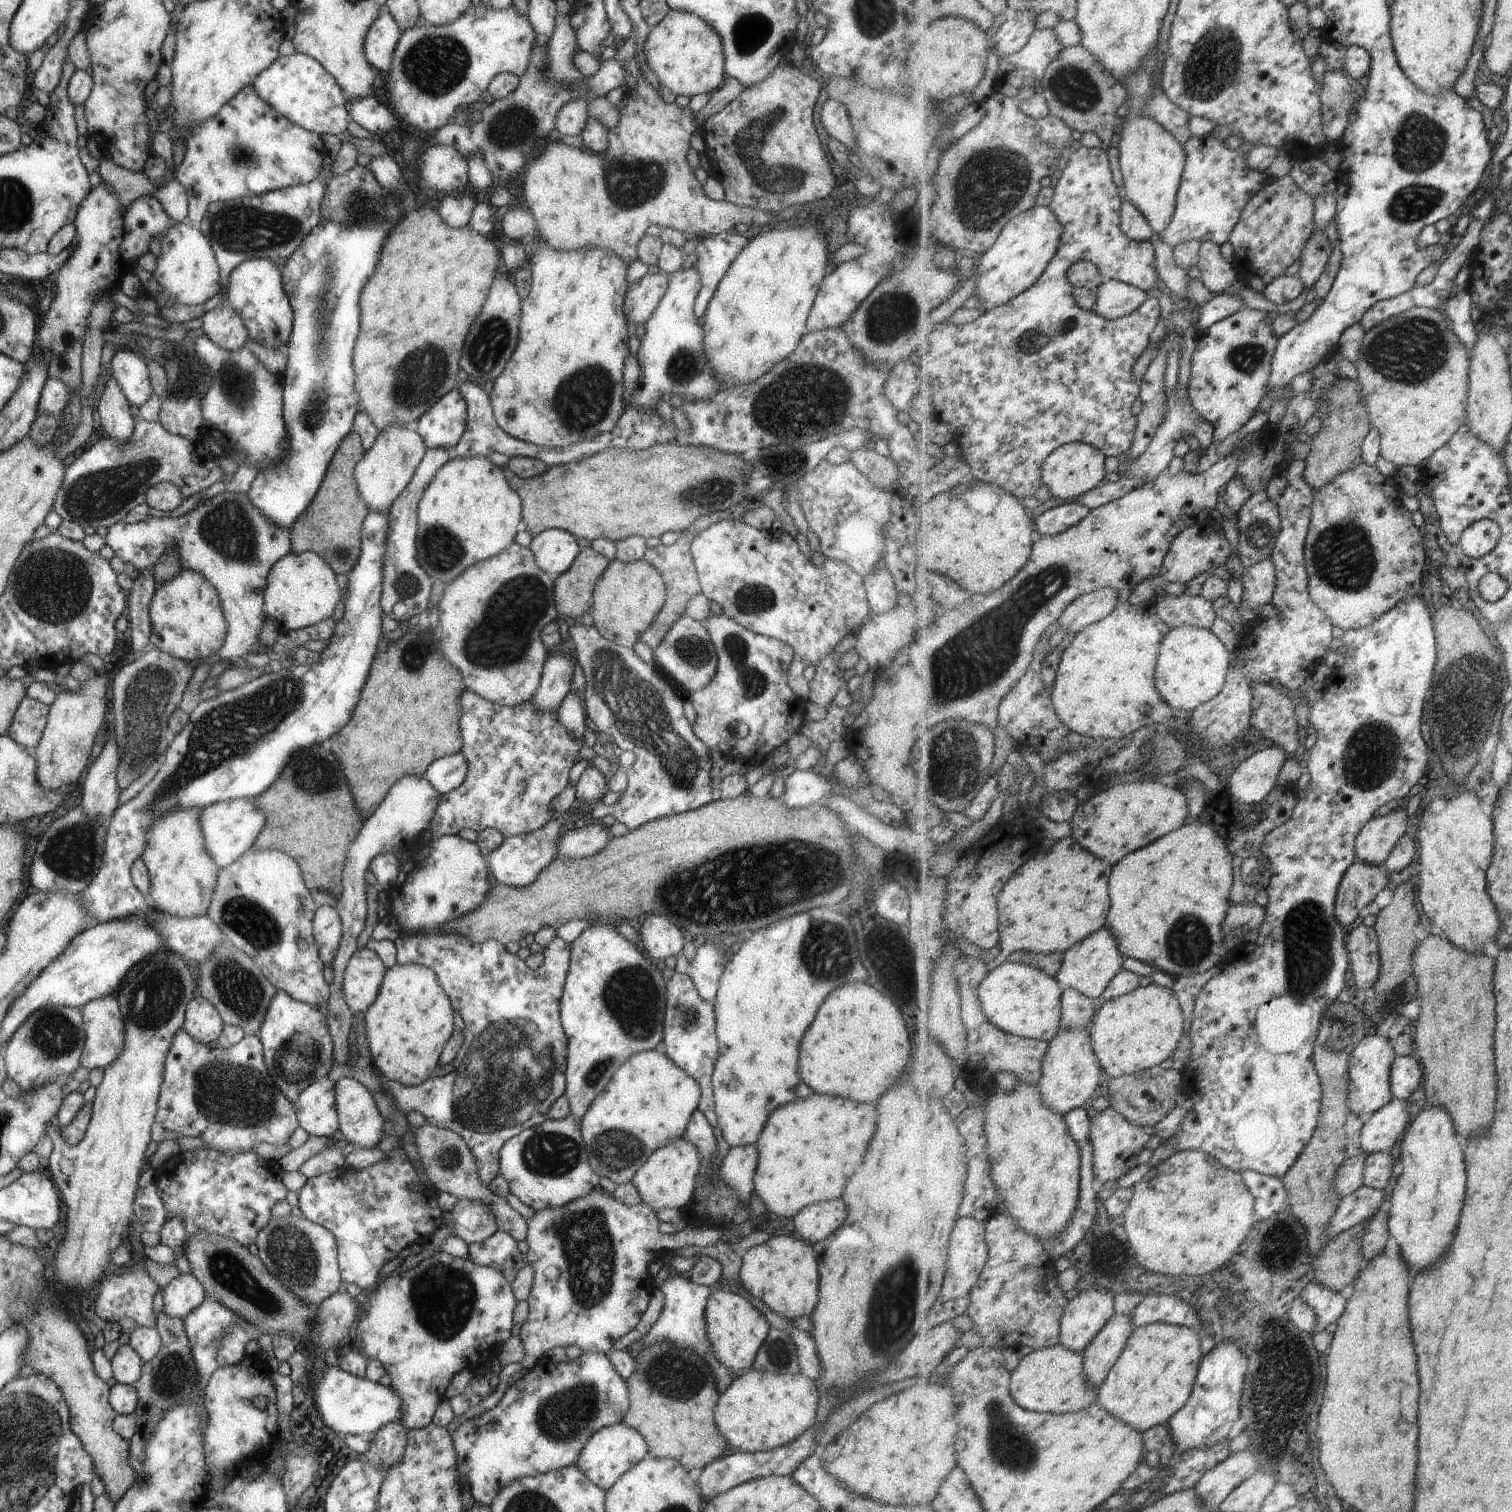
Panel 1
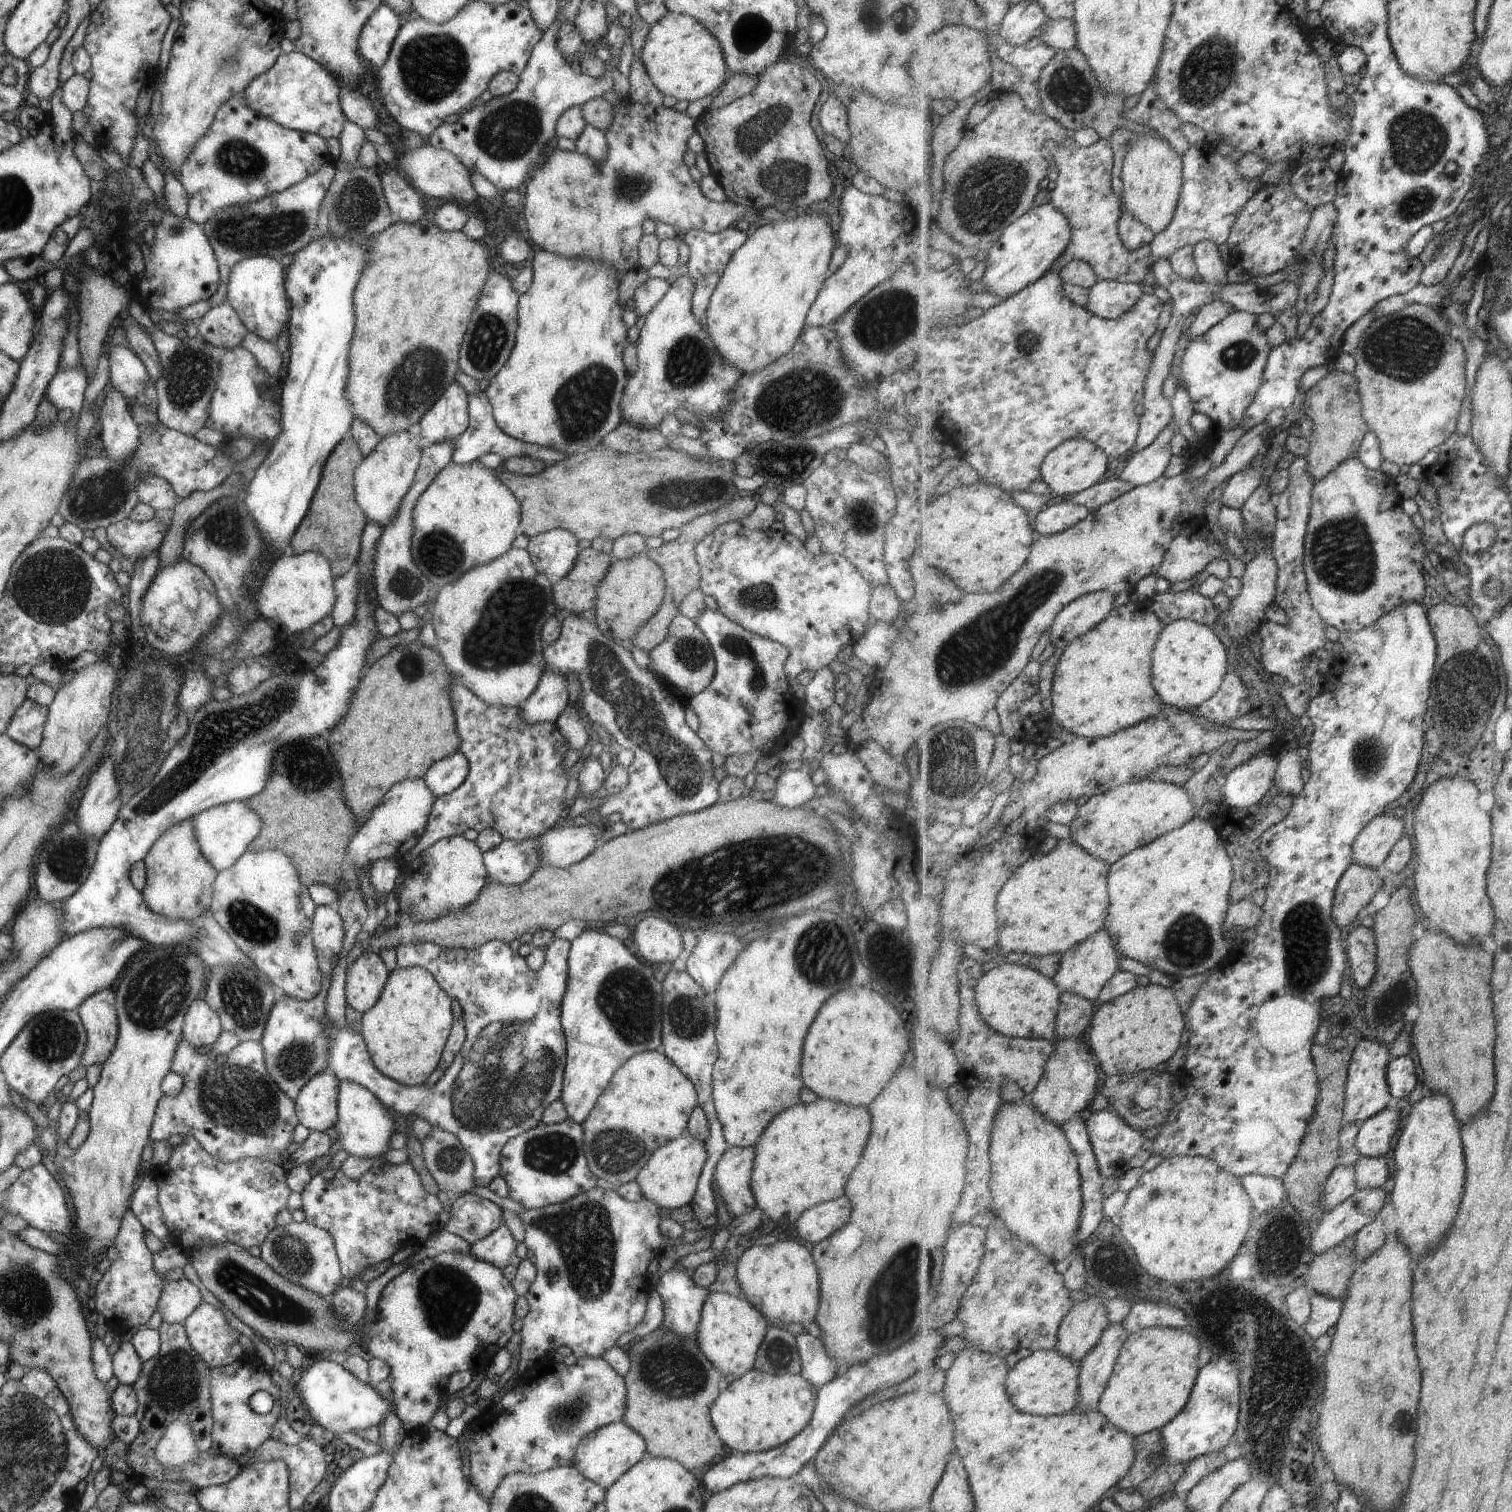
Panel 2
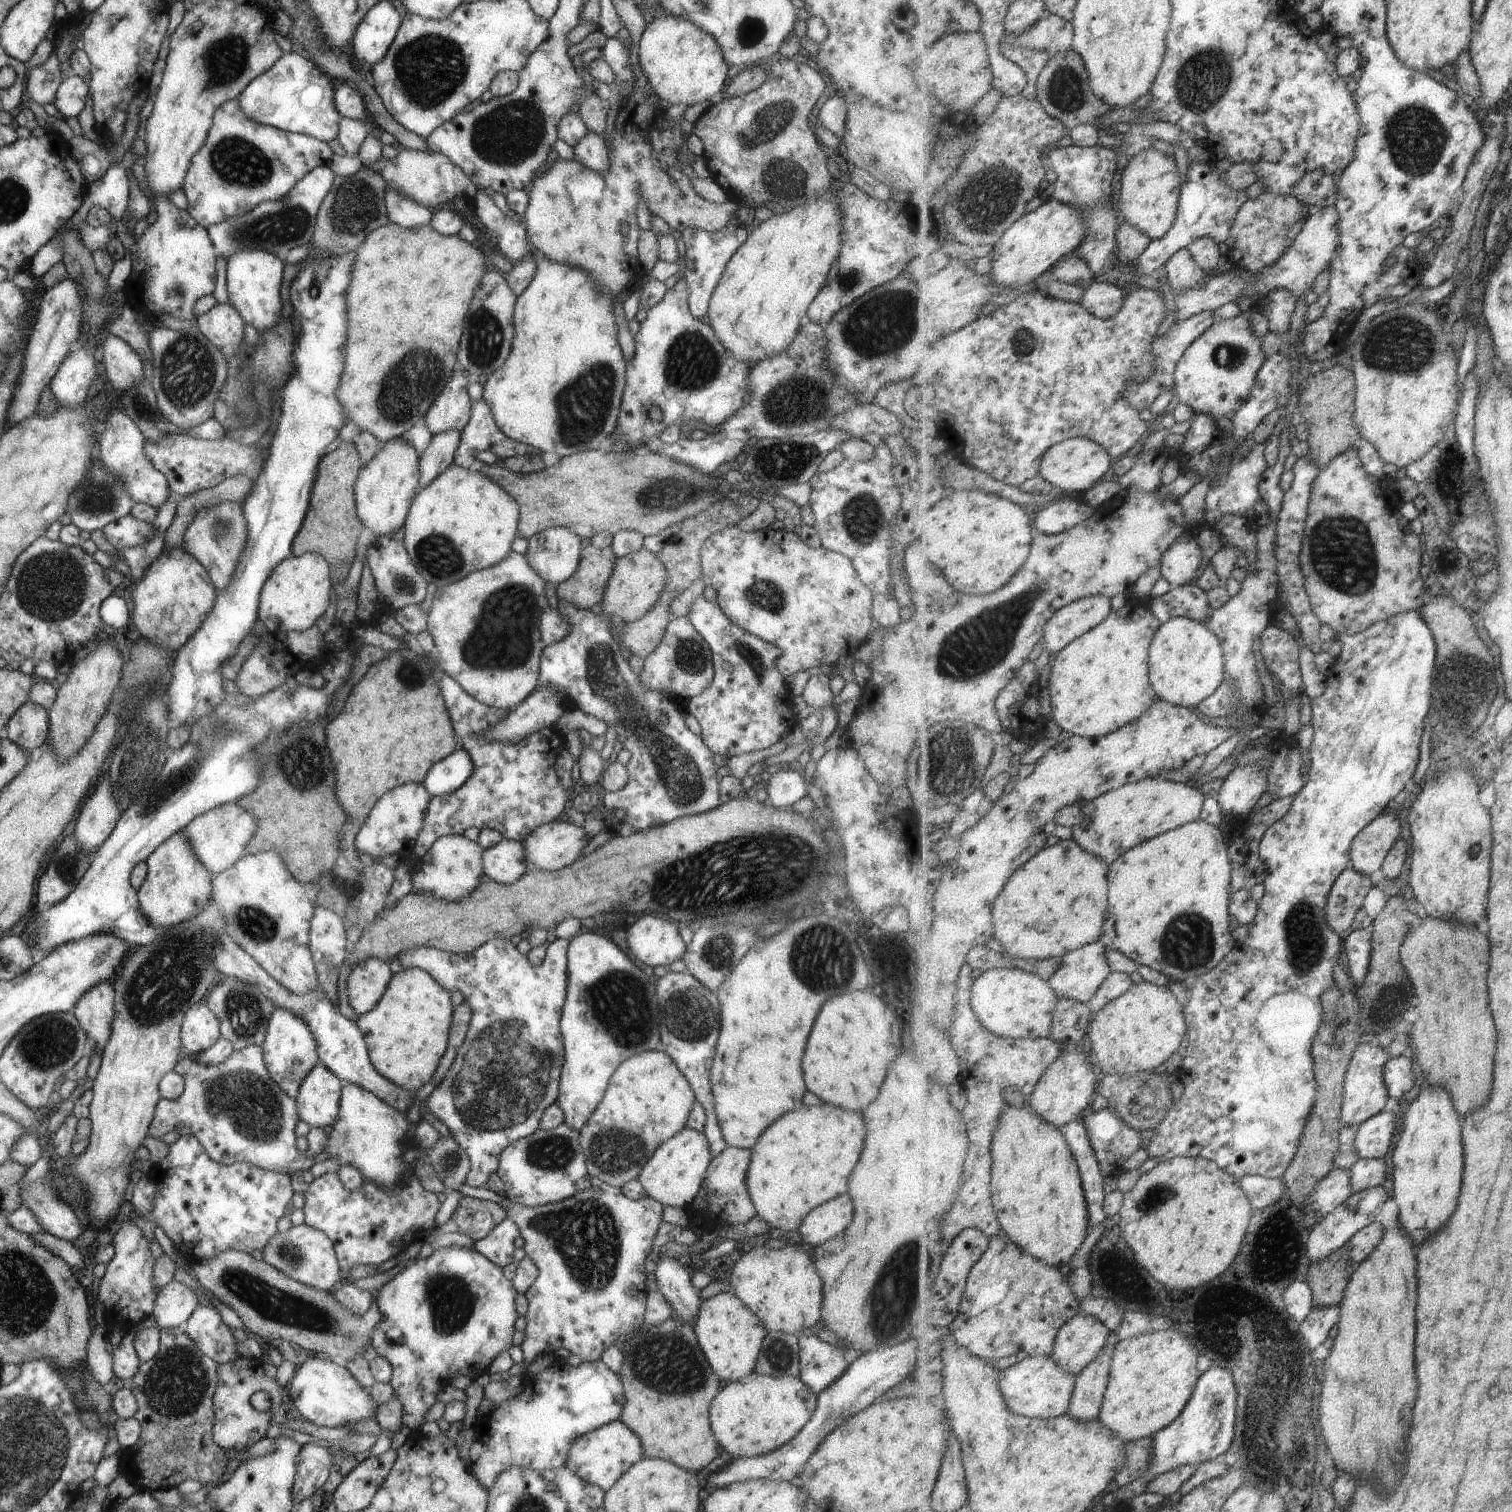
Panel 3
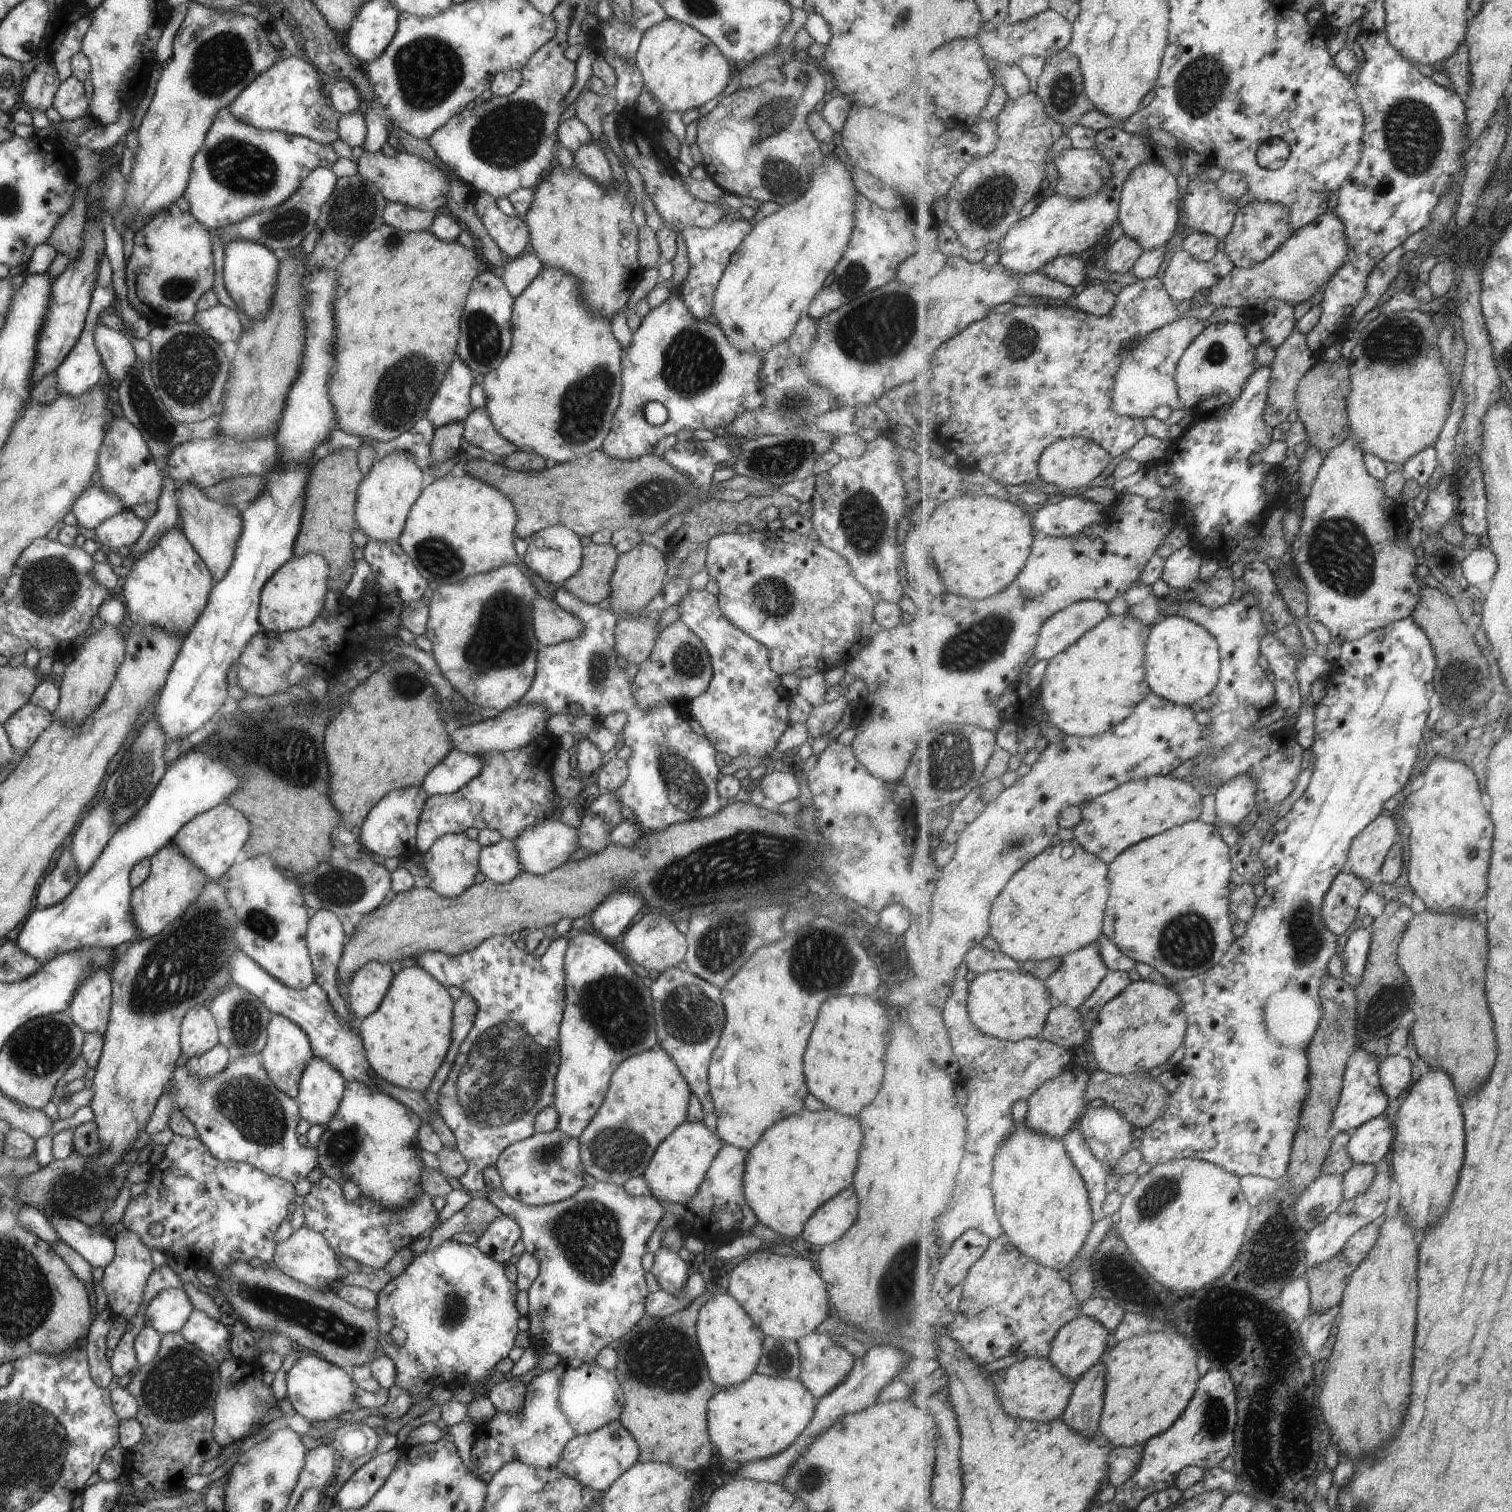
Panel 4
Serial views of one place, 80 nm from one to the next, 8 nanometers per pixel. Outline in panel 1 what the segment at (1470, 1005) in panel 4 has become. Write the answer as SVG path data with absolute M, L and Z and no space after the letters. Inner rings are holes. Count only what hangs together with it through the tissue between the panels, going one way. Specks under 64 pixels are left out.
M1433 931L1426 939L1424 939L1419 948L1416 950L1414 956L1414 962L1417 962L1417 980L1419 980L1419 994L1423 998L1423 1014L1419 1018L1419 1024L1417 1024L1417 1034L1415 1034L1415 1042L1417 1042L1417 1048L1419 1048L1419 1056L1423 1058L1423 1064L1425 1064L1425 1084L1423 1085L1426 1100L1429 1100L1429 1104L1433 1104L1434 1107L1443 1108L1445 1104L1445 1110L1451 1112L1454 1123L1457 1124L1457 1132L1463 1134L1463 1136L1477 1136L1477 1134L1487 1134L1491 1130L1491 1124L1493 1124L1493 1118L1495 1118L1495 1104L1497 1104L1497 1070L1495 1070L1495 1024L1497 1024L1497 1014L1495 1014L1495 992L1493 992L1493 974L1495 974L1495 964L1489 956L1473 956L1473 954L1467 954L1459 948L1455 948L1451 942L1447 942L1447 939L1443 940L1441 935L1436 931Z

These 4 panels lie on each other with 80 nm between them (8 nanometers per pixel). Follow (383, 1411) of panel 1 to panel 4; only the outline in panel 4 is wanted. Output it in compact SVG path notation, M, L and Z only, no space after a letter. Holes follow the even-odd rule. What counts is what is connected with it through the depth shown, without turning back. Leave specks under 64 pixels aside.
M310 1352L295 1360L287 1372L285 1398L289 1400L293 1410L306 1421L325 1420L330 1425L336 1425L339 1414L359 1408L353 1393L350 1377L341 1367L317 1356L311 1356Z

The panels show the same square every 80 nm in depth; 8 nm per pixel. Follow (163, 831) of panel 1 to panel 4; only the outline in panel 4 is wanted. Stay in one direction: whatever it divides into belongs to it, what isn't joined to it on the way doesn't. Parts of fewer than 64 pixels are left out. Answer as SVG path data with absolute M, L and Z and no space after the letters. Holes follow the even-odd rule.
M171 843L158 848L148 859L149 874L141 884L132 887L130 894L130 913L134 927L138 928L139 940L157 934L173 922L197 898L204 884L210 881L200 868L190 863L190 860Z

